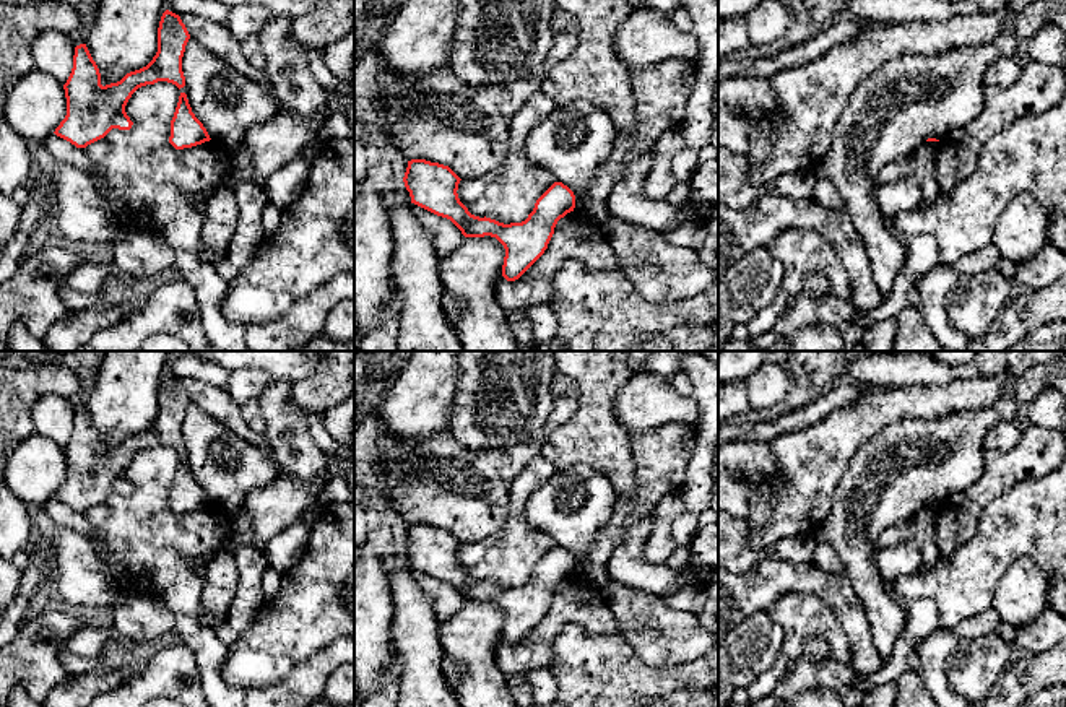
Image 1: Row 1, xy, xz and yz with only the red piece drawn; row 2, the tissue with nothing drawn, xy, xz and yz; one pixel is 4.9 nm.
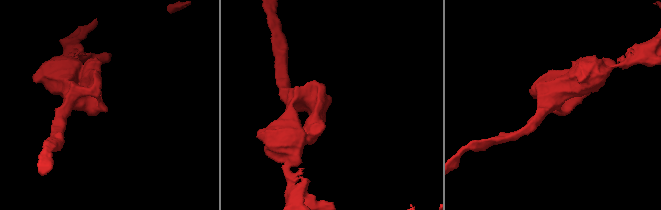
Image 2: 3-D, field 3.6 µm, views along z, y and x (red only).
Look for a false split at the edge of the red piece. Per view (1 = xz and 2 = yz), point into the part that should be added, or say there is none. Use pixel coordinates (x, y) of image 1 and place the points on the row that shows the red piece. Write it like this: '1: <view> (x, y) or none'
1: none
2: none

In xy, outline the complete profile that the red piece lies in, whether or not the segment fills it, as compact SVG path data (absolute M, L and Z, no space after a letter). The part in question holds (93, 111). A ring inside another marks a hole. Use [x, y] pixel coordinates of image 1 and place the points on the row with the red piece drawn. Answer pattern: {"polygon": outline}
{"polygon": "M166 10L158 28L158 52L153 60L120 81L102 86L101 73L86 44L75 47L73 68L63 85L67 115L55 135L76 148L104 138L112 128L130 130L133 122L125 112L132 94L146 85L167 81L185 86L182 57L190 34L180 16Z"}

